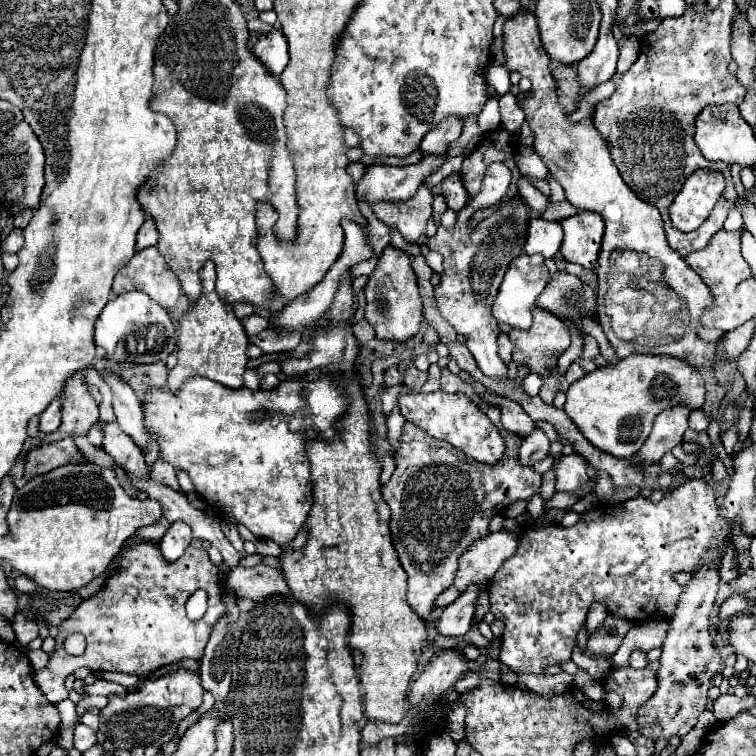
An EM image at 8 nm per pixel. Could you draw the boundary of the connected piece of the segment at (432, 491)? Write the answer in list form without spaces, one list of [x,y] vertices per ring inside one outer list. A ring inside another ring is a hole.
[[[443,369],[441,391],[445,391],[445,393],[465,393],[483,413],[489,413],[489,419],[495,423],[495,427],[499,429],[499,433],[505,441],[505,453],[503,453],[501,461],[495,463],[493,467],[479,465],[477,461],[469,463],[467,459],[463,459],[463,455],[457,449],[453,449],[447,443],[433,443],[433,439],[427,437],[427,433],[423,433],[421,429],[415,429],[415,425],[405,425],[403,427],[401,445],[395,453],[397,469],[395,469],[393,477],[389,479],[389,483],[383,485],[381,493],[383,493],[383,499],[387,501],[387,505],[391,509],[391,521],[389,521],[391,541],[393,541],[393,547],[395,547],[397,555],[399,555],[399,563],[409,577],[407,603],[411,605],[411,609],[421,619],[431,617],[437,595],[443,593],[443,589],[447,589],[453,583],[455,573],[457,573],[459,557],[471,547],[471,543],[475,539],[489,533],[489,521],[497,513],[485,513],[485,511],[507,507],[509,503],[519,501],[519,499],[529,501],[535,493],[539,493],[539,487],[541,487],[541,475],[535,473],[531,467],[523,467],[523,465],[517,463],[517,451],[519,451],[519,445],[521,445],[521,437],[513,435],[511,431],[505,431],[505,427],[499,421],[501,411],[497,407],[489,407],[467,383],[463,383],[449,369]]]

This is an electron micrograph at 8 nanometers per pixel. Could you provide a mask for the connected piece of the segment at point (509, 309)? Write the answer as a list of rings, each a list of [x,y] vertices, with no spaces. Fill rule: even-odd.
[[[519,255],[511,261],[505,277],[503,277],[503,283],[499,287],[499,293],[495,297],[495,303],[493,303],[493,317],[499,321],[499,323],[507,323],[511,327],[517,327],[517,329],[529,329],[531,327],[531,311],[533,311],[533,305],[535,305],[535,299],[539,297],[539,293],[545,289],[549,281],[549,271],[545,267],[545,259],[539,257],[539,255]]]

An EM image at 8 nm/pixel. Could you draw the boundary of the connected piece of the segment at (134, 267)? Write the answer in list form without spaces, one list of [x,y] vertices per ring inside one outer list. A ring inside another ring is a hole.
[[[157,247],[137,251],[133,259],[115,275],[113,293],[121,295],[127,291],[147,293],[167,311],[173,309],[181,297],[181,285]]]

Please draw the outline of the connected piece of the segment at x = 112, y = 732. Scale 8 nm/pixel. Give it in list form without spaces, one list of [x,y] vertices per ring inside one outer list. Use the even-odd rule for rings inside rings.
[[[181,669],[177,673],[163,675],[155,681],[147,681],[139,691],[127,691],[125,695],[109,695],[107,707],[99,711],[99,731],[113,743],[115,749],[131,751],[133,747],[147,745],[163,747],[175,737],[179,723],[201,707],[203,693],[205,691],[199,673],[189,673]]]

